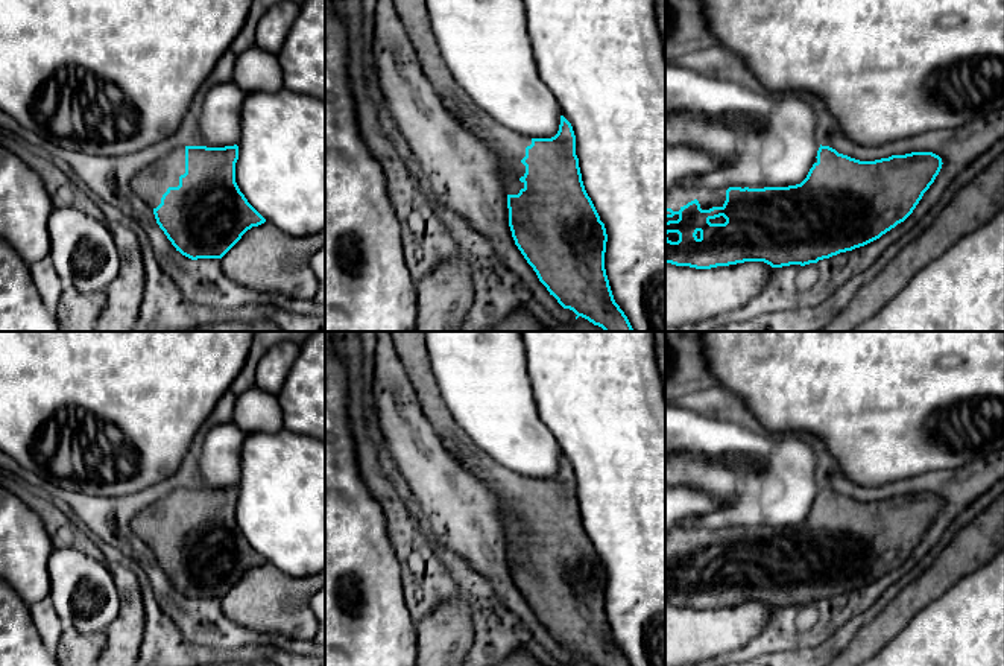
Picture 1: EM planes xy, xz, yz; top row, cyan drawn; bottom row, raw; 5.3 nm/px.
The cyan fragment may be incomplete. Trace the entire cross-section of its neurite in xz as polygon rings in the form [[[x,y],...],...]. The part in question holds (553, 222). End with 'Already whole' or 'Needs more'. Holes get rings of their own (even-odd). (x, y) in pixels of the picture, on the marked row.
[[[393,0],[393,3],[421,67],[444,105],[468,132],[481,138],[497,155],[507,192],[512,237],[539,281],[564,309],[577,315],[576,319],[582,316],[605,331],[633,331],[609,286],[605,269],[608,234],[582,181],[571,123],[560,116],[559,131],[551,138],[529,138],[500,125],[469,97],[447,67],[430,23],[427,0]]]. Needs more

